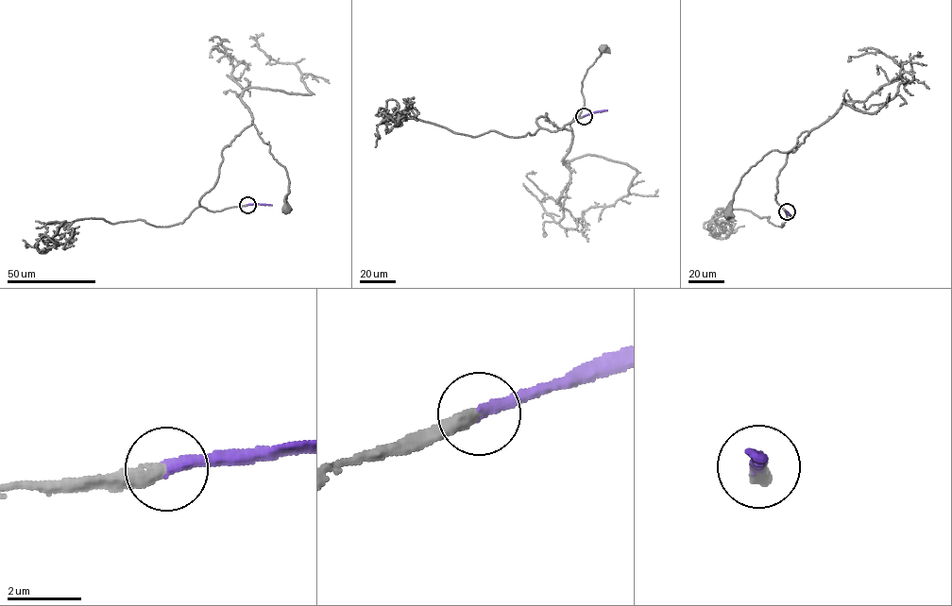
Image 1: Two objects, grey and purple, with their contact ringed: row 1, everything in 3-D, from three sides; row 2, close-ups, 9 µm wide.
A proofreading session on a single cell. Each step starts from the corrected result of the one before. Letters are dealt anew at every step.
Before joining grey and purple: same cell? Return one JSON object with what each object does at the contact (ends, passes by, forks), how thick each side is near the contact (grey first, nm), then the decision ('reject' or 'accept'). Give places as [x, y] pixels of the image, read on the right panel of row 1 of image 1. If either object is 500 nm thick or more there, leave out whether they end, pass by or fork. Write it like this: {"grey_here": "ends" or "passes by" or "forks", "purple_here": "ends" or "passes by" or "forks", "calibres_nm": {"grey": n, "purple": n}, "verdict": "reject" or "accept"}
{"grey_here": "ends", "purple_here": "ends", "calibres_nm": {"grey": 400, "purple": 300}, "verdict": "accept"}

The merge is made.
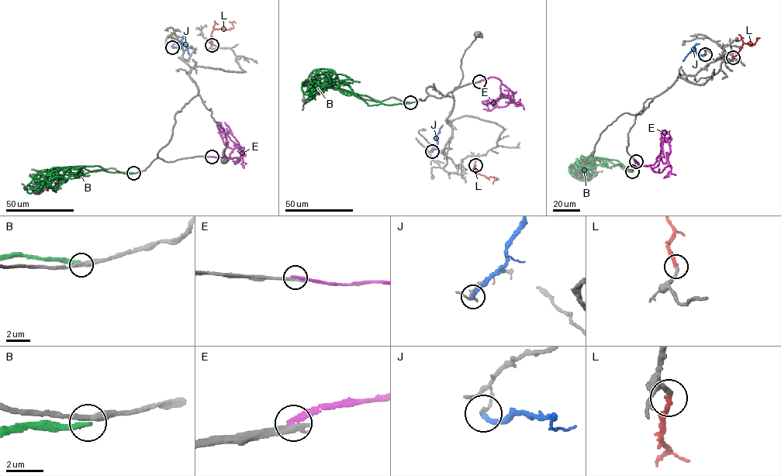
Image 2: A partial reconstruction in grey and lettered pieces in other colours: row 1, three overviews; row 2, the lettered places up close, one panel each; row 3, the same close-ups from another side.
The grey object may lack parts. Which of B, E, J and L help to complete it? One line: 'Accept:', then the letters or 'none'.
Accept: L

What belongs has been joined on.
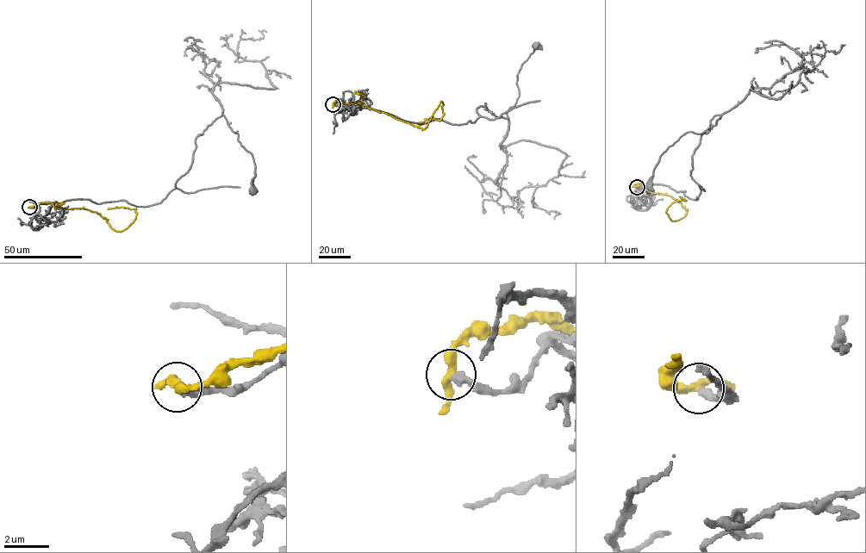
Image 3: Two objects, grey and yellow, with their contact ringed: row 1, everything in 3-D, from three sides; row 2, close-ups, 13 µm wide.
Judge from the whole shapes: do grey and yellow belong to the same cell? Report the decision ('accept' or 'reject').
reject

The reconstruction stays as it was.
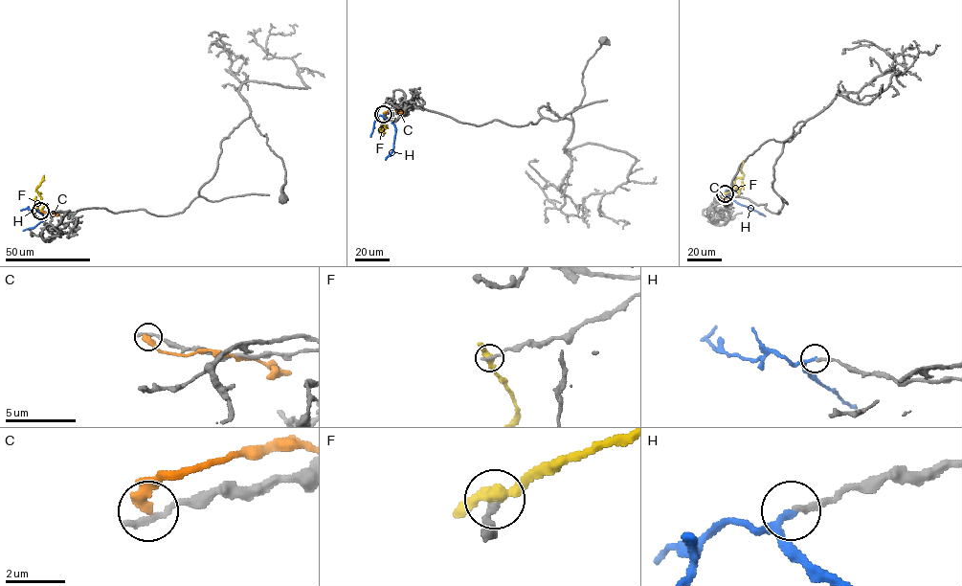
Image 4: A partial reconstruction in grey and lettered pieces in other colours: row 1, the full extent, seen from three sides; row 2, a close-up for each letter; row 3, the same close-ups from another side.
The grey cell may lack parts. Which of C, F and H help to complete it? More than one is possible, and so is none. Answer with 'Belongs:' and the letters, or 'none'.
Belongs: H

